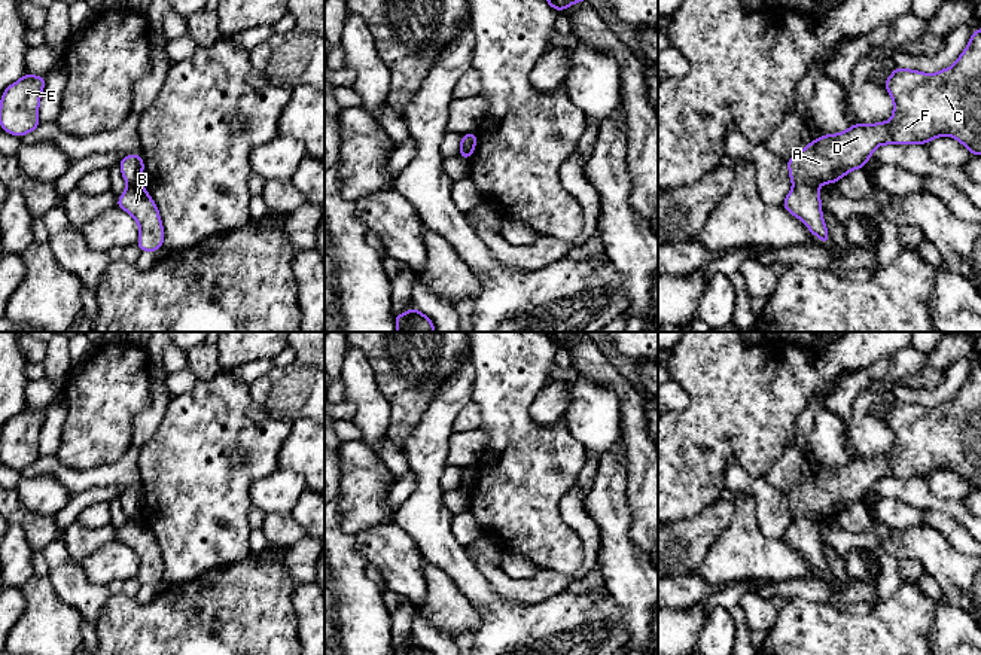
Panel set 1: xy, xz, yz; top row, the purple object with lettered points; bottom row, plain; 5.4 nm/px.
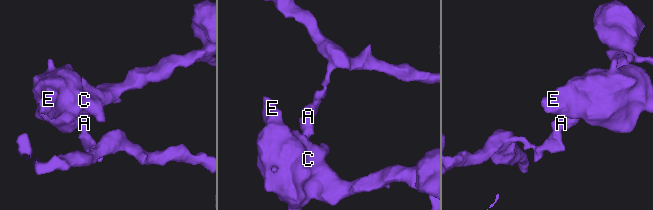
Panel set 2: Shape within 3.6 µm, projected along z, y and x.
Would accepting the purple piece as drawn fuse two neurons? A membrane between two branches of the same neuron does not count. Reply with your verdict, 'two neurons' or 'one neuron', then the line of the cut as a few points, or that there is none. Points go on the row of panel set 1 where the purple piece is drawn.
two neurons; cut yz (794, 185), (816, 188)

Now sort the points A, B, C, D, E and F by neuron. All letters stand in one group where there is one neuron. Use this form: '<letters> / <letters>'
A C D E F / B

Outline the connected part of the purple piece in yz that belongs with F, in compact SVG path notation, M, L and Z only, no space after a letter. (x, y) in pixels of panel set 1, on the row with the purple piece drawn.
M974 30L954 66L933 74L895 67L883 85L893 97L892 119L871 125L854 124L841 134L813 140L786 161L793 186L837 183L851 170L863 168L880 144L927 144L939 135L951 135L968 147L969 155L981 155L981 30Z

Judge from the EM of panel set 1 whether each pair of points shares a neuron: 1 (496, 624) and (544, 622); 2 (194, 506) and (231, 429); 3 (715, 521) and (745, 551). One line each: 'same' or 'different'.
1: same
2: same
3: different

